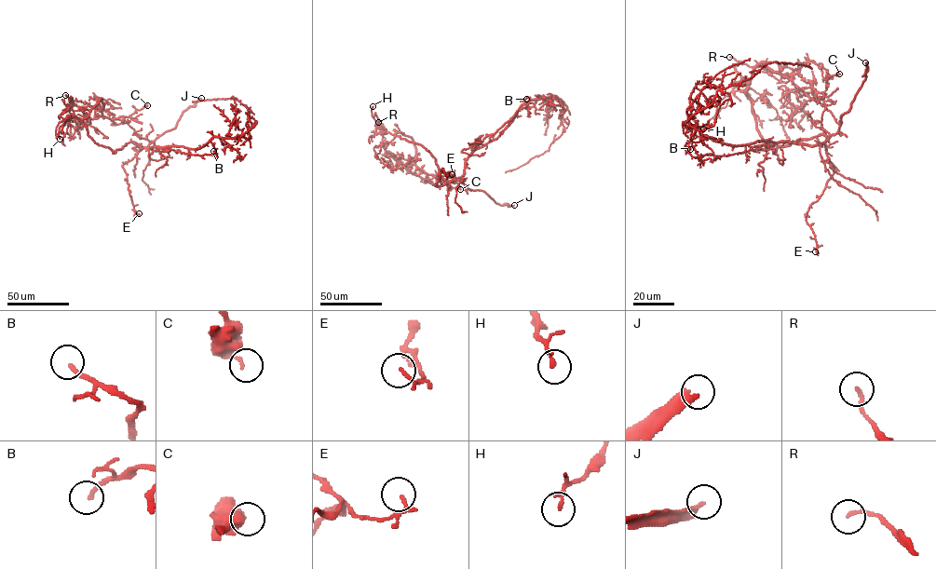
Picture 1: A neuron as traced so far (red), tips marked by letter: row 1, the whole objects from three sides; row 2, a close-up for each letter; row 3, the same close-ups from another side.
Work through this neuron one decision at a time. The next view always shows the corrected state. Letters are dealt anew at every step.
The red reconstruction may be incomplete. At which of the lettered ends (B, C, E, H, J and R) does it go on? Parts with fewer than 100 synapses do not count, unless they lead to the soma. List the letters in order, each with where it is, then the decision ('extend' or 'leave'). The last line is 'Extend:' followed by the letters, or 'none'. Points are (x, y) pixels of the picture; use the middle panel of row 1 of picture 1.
B: (526, 99) | leave
C: (460, 189) | leave
E: (452, 174) | leave
H: (373, 106) | leave
J: (514, 205) | extend
R: (378, 122) | leave
Extend: J

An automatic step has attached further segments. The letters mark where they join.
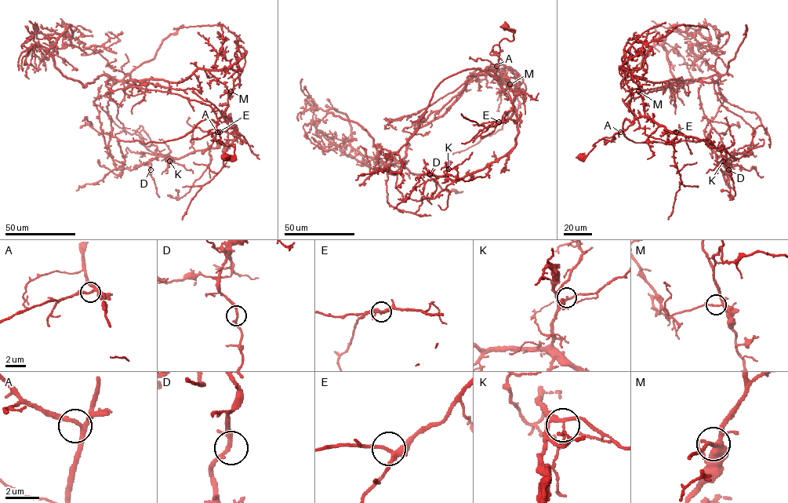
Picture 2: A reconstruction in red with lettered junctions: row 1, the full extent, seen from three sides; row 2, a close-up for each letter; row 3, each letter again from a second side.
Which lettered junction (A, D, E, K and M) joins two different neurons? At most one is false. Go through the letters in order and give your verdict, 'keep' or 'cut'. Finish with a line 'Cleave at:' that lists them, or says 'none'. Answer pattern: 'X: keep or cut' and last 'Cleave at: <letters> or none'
A: keep
D: keep
E: keep
K: keep
M: cut
Cleave at: M

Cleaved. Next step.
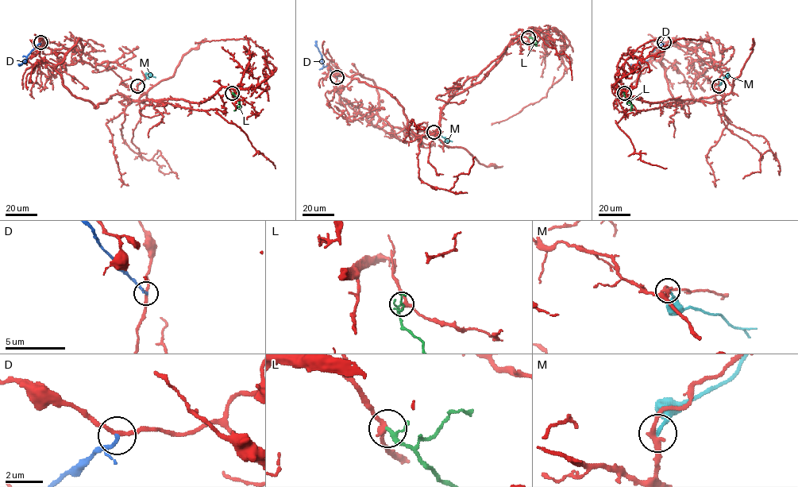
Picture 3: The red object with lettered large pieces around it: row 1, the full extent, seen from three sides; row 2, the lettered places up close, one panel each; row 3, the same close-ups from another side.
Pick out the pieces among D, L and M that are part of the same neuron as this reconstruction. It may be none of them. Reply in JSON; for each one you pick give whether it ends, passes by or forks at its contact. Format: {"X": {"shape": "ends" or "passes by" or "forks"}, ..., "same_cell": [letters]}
{"L": {"shape": "passes by"}, "same_cell": ["L"]}

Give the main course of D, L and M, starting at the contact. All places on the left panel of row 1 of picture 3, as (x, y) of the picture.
D: (40, 42), (25, 61), (19, 64)
L: (232, 92), (240, 105), (234, 110)
M: (137, 86), (151, 75), (146, 73), (145, 78)

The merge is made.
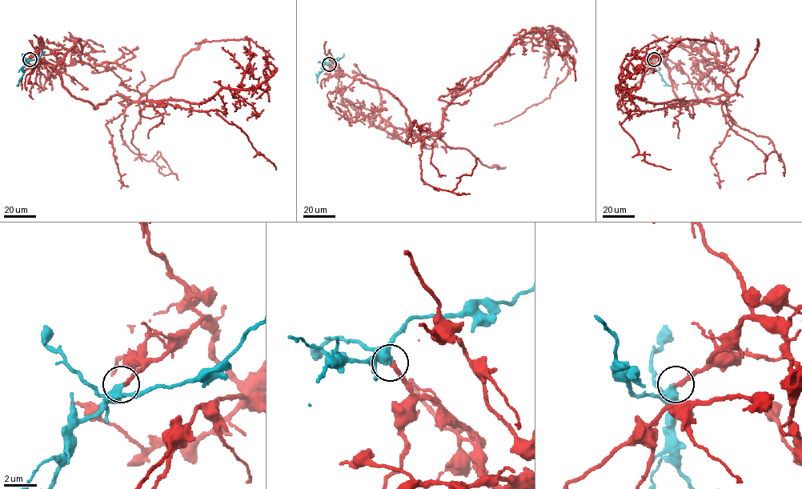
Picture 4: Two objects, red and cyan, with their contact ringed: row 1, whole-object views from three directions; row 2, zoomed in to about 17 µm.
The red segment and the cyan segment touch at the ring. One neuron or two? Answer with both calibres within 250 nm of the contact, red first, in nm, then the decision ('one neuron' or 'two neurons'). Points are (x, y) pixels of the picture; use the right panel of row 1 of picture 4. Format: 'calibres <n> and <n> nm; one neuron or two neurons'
calibres 260 and 500 nm; one neuron

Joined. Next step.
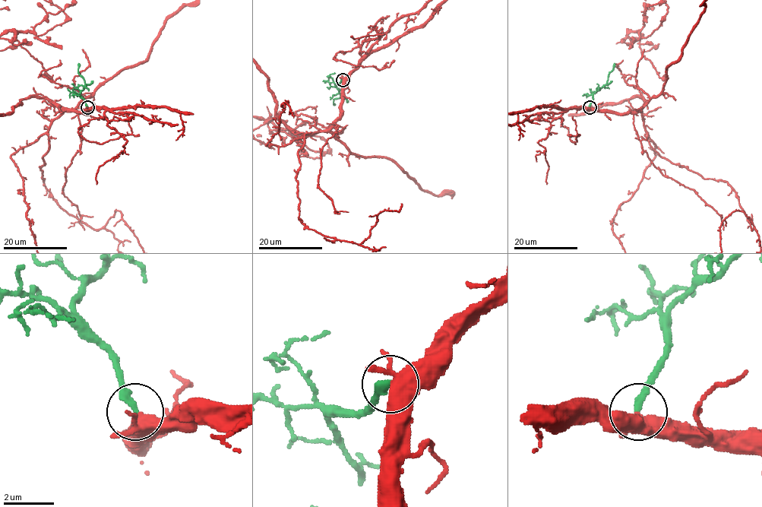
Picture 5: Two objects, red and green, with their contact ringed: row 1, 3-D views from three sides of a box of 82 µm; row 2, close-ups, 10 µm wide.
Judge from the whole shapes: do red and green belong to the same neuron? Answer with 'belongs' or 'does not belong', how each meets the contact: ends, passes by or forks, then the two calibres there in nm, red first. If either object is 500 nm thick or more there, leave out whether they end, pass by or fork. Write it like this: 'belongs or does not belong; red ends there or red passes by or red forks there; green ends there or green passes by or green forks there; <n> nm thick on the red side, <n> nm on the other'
belongs; red forks there; green ends there; 400 nm thick on the red side, 280 nm on the other

